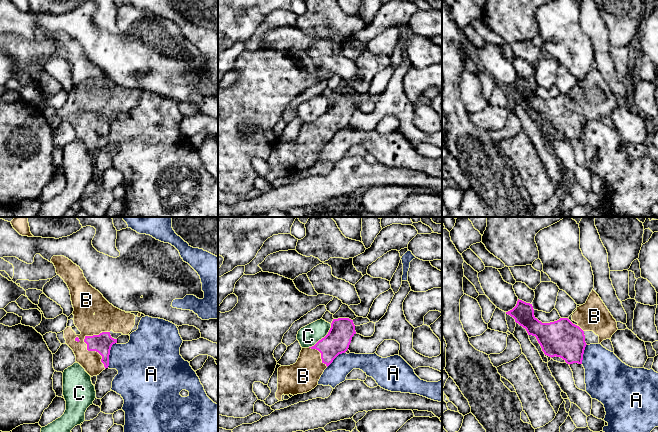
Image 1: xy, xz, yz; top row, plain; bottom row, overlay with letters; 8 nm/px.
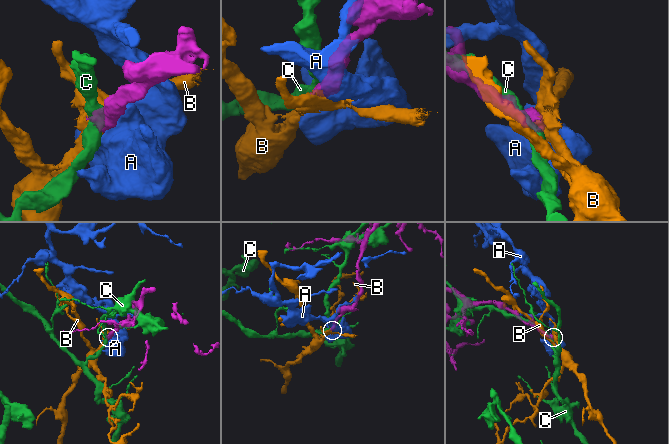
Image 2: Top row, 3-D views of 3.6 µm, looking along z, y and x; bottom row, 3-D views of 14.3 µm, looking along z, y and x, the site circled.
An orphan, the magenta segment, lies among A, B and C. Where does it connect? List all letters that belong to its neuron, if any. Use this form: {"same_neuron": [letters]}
{"same_neuron": ["B"]}

